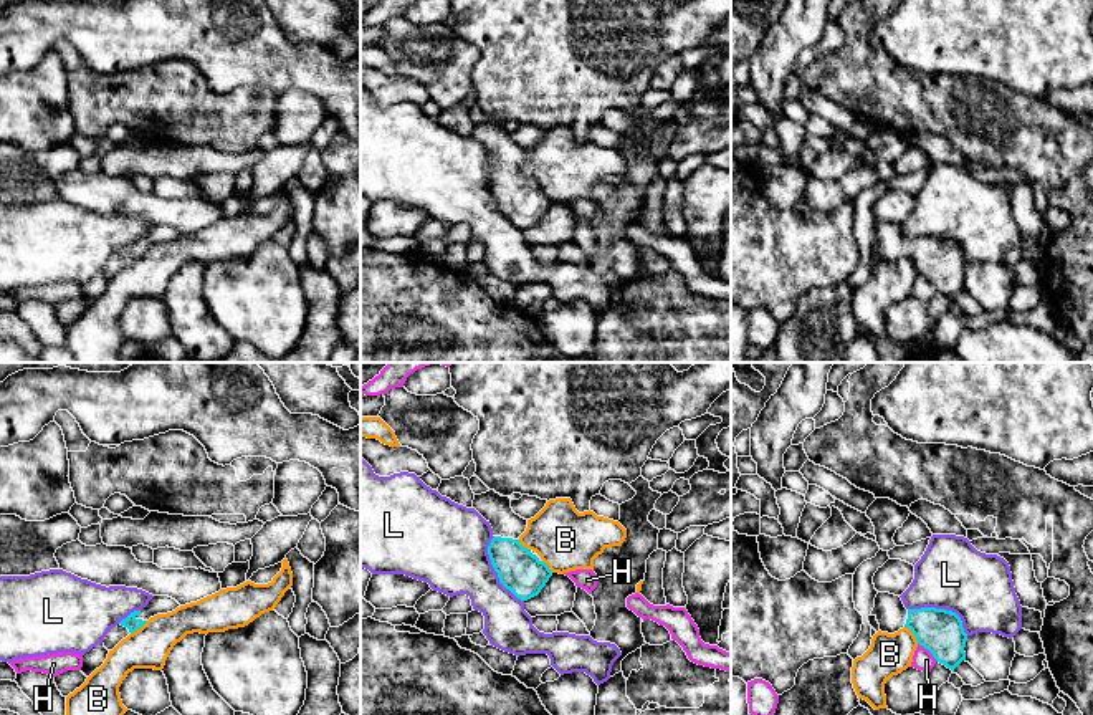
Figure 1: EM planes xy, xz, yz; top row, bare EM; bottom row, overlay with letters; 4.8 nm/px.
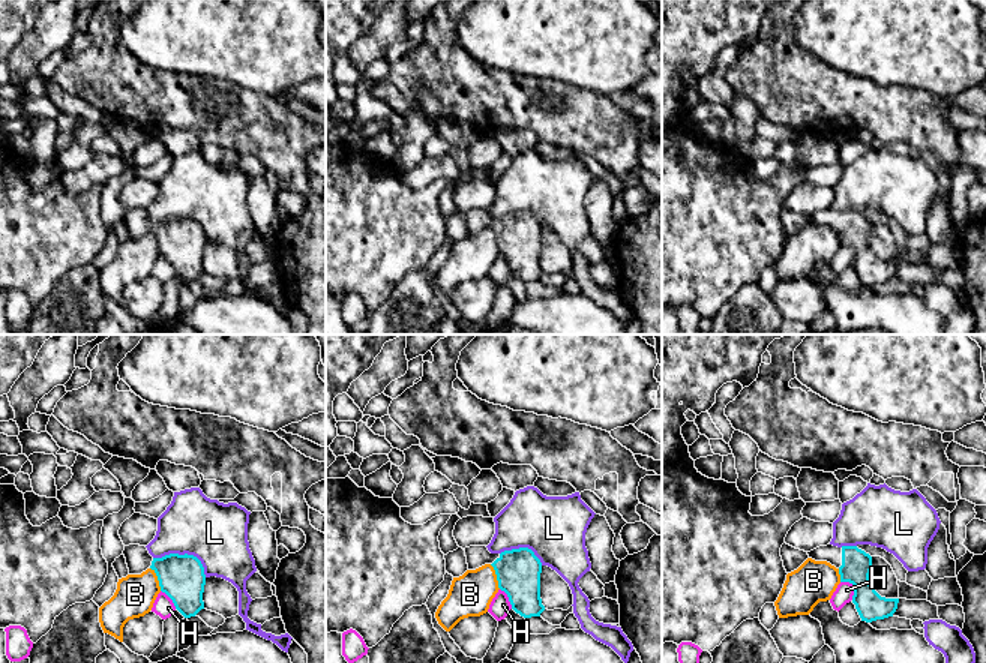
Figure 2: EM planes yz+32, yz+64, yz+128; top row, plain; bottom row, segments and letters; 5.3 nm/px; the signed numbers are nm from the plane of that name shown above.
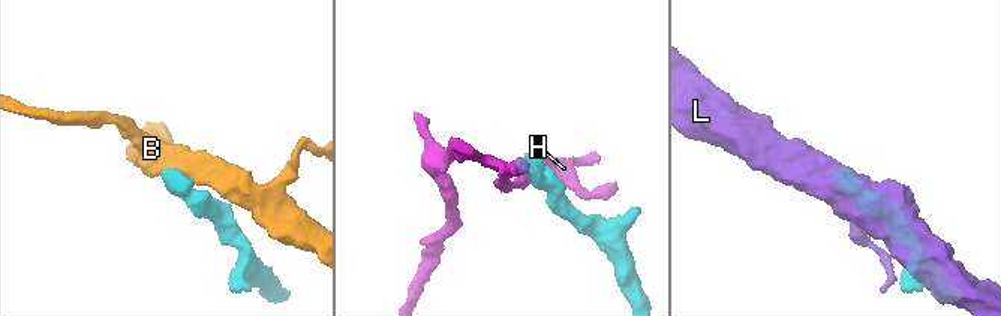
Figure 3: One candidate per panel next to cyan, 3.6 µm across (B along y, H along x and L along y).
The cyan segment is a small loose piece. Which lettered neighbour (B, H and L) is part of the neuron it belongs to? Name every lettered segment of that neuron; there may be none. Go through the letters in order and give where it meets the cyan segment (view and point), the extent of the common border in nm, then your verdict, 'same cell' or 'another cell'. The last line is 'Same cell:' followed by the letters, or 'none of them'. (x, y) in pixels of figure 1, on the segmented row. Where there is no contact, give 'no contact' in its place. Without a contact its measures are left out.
B: meets cyan in yz at (913, 633); contact 110 nm long; another cell
H: meets cyan in yz at (928, 649); contact 140 nm long; another cell
L: meets cyan in xz at (495, 570); contact 360 nm long; another cell
Same cell: none of them

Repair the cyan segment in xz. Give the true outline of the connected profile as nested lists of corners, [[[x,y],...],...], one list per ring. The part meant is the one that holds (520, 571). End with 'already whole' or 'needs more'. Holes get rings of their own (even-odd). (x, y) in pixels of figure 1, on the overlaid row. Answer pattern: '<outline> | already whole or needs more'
[[[494,490],[475,495],[473,508],[493,528],[494,538],[488,546],[488,554],[499,583],[521,601],[537,596],[552,571],[536,551],[519,543],[527,520],[513,511],[509,497],[501,497]]] | needs more

